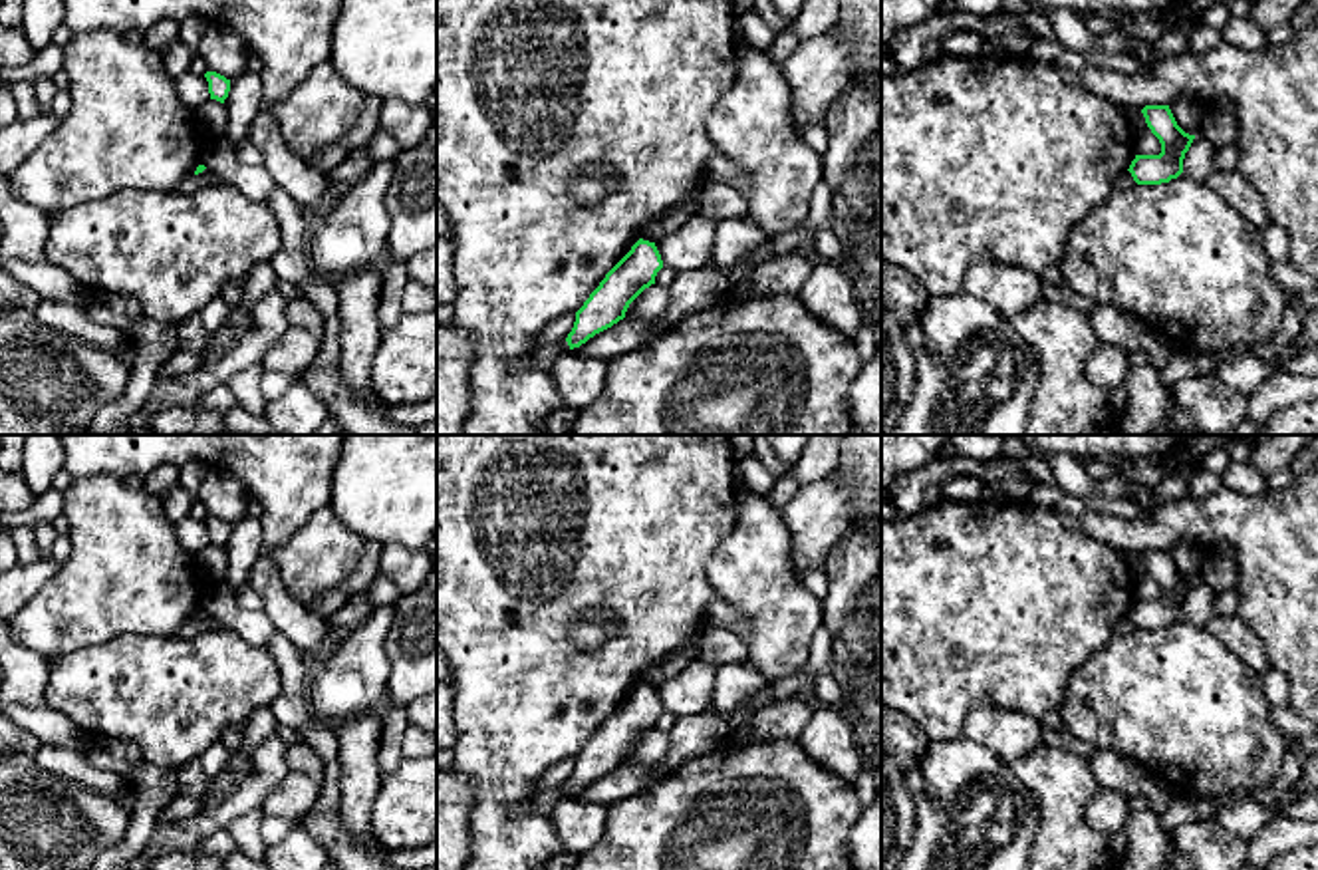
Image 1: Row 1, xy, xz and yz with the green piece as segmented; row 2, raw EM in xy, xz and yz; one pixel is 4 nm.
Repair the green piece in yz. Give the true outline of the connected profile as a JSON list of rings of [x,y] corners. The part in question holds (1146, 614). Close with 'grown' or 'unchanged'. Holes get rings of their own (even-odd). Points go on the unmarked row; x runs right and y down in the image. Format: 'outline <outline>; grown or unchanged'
outline [[[1145,550],[1141,554],[1147,572],[1161,588],[1159,600],[1135,600],[1129,618],[1137,630],[1161,630],[1183,618],[1183,604],[1195,580],[1185,578],[1169,550]]]; unchanged

